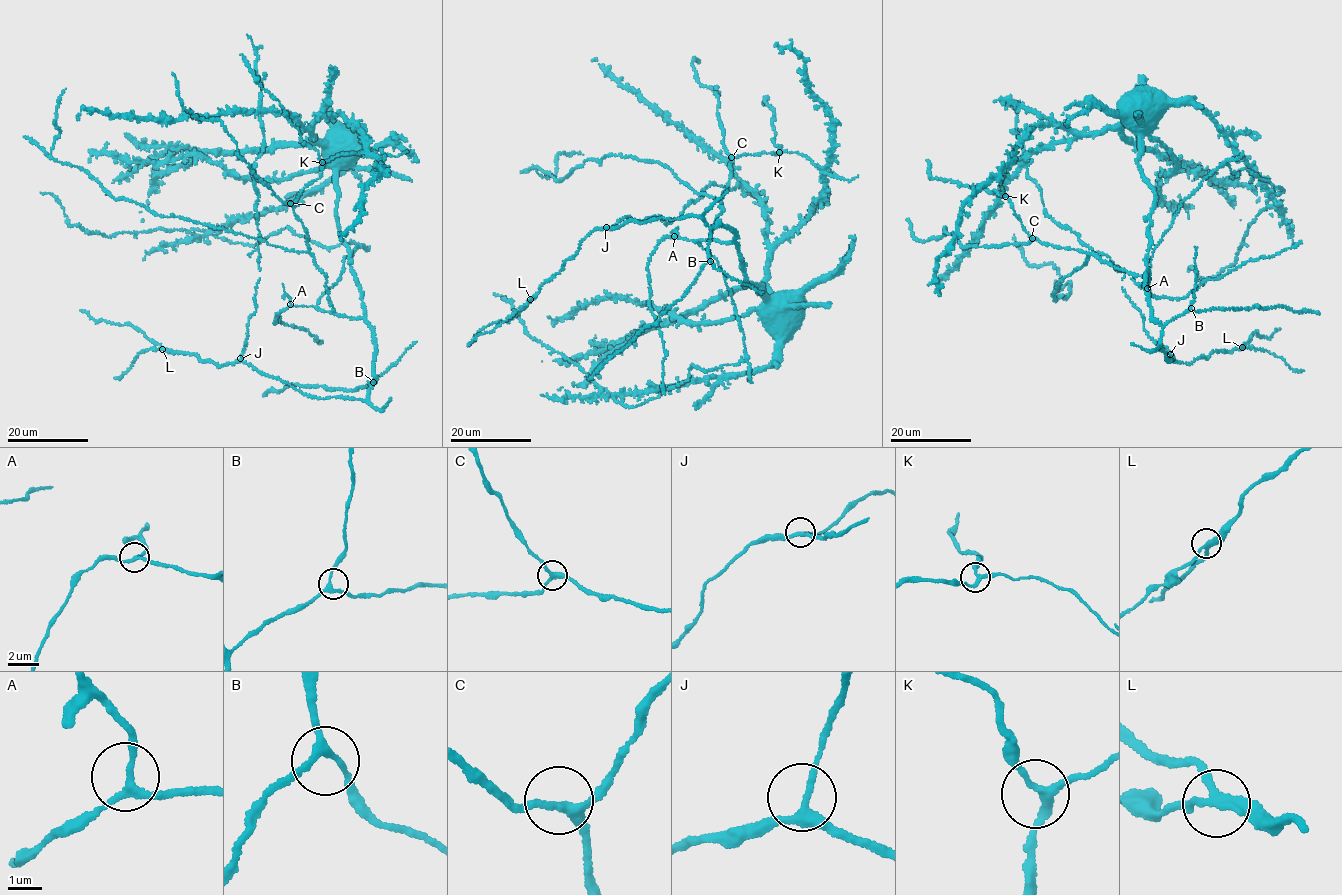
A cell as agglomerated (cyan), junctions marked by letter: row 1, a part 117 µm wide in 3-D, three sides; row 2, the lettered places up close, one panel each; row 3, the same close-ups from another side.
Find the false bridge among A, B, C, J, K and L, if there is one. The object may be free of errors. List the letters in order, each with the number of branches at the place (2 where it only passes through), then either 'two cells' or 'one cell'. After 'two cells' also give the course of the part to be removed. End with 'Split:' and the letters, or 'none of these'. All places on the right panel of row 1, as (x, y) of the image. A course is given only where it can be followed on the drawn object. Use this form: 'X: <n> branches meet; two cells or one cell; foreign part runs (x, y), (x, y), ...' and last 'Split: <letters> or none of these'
A: 3 branches meet; one cell
B: 3 branches meet; one cell
C: 3 branches meet; one cell
J: 3 branches meet; one cell
K: 3 branches meet; one cell
L: 3 branches meet; two cells; foreign part runs (1242, 348), (1264, 350), (1280, 358), (1293, 369), (1303, 371)
Split: L

